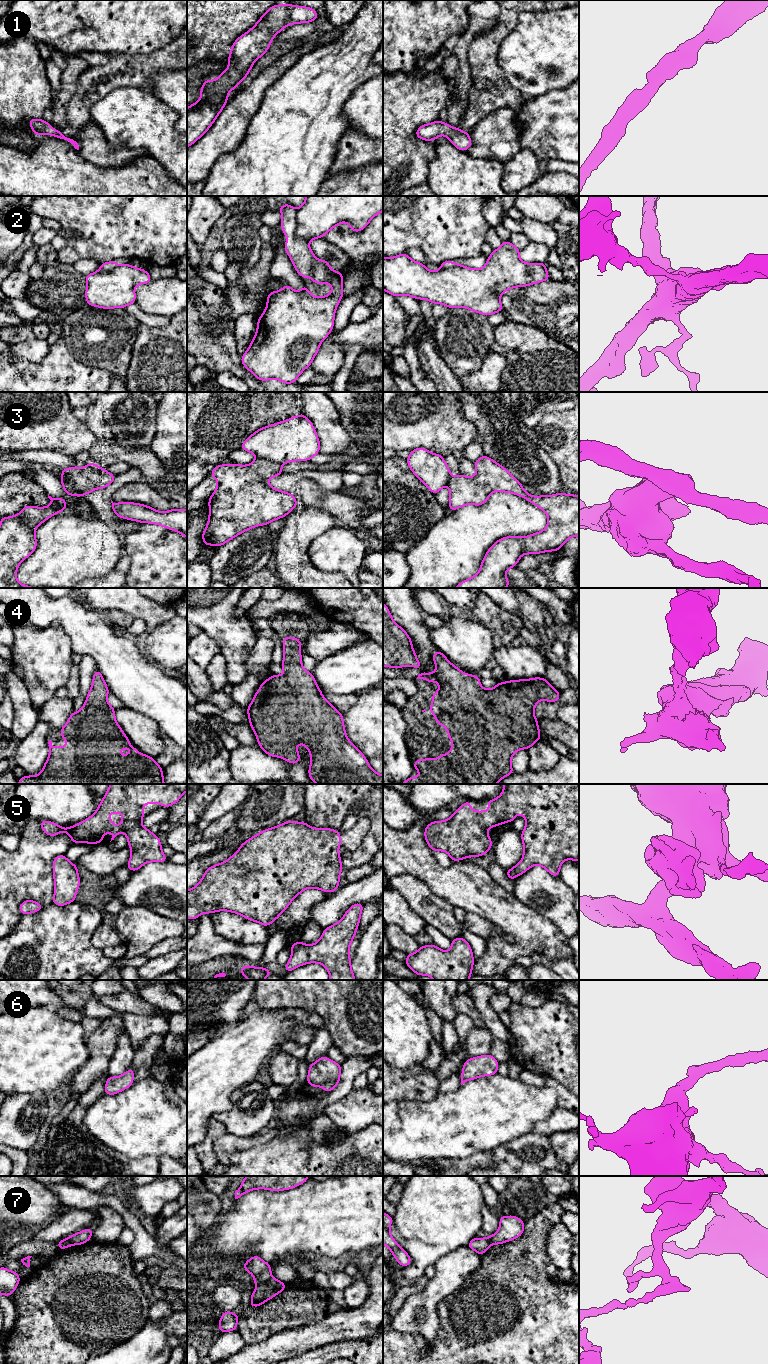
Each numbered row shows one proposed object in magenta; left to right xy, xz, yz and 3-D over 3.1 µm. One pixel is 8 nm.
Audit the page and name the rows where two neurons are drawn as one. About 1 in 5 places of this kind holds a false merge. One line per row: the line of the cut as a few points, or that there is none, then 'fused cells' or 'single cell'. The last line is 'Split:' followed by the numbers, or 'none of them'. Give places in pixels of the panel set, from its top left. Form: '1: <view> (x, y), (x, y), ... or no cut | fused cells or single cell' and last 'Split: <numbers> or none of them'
1: no cut | single cell
2: xz (296, 210), (296, 236), (308, 243) | fused cells
3: xz (256, 457), (273, 460), (281, 464) | fused cells
4: no cut | single cell
5: no cut | single cell
6: no cut | single cell
7: xz (271, 1277), (267, 1281), (257, 1284) | fused cells
Split: 2, 3, 7

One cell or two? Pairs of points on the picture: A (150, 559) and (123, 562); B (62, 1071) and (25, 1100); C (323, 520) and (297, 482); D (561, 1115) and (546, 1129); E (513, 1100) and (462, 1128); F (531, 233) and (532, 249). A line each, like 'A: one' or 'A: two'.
A: two
B: two
C: two
D: one
E: one
F: two

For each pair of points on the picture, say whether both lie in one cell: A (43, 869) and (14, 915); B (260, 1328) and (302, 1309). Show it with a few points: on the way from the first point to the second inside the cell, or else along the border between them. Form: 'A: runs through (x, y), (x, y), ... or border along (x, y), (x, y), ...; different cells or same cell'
A: runs through (32, 880), (14, 898), (14, 904); same cell
B: runs through (270, 1318), (282, 1311), (292, 1309); same cell

